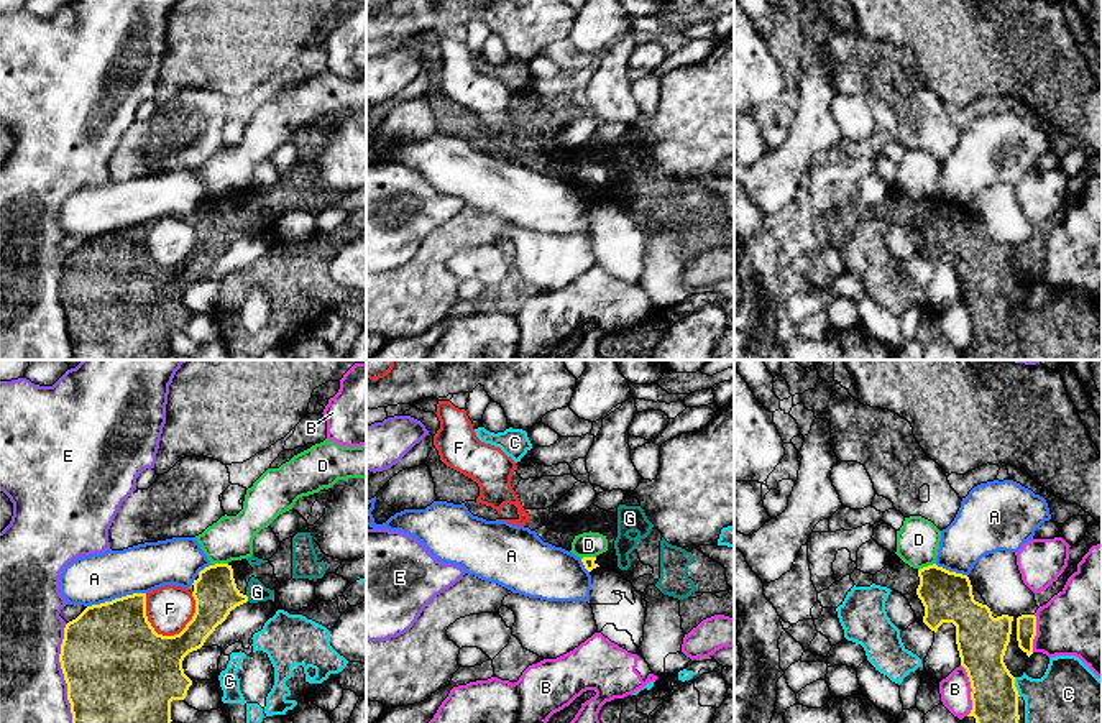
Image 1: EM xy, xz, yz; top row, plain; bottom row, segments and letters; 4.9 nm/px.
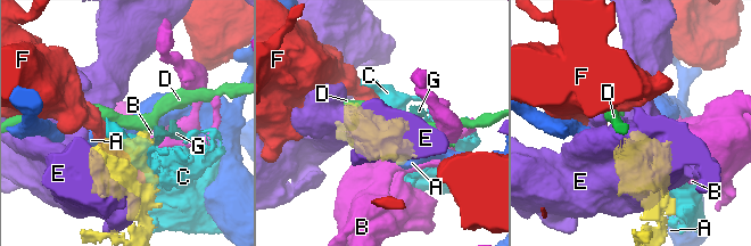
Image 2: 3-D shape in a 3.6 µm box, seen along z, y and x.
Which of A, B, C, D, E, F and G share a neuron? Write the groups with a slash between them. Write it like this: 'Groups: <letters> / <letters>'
Groups: A / B / C / D / E / F / G

